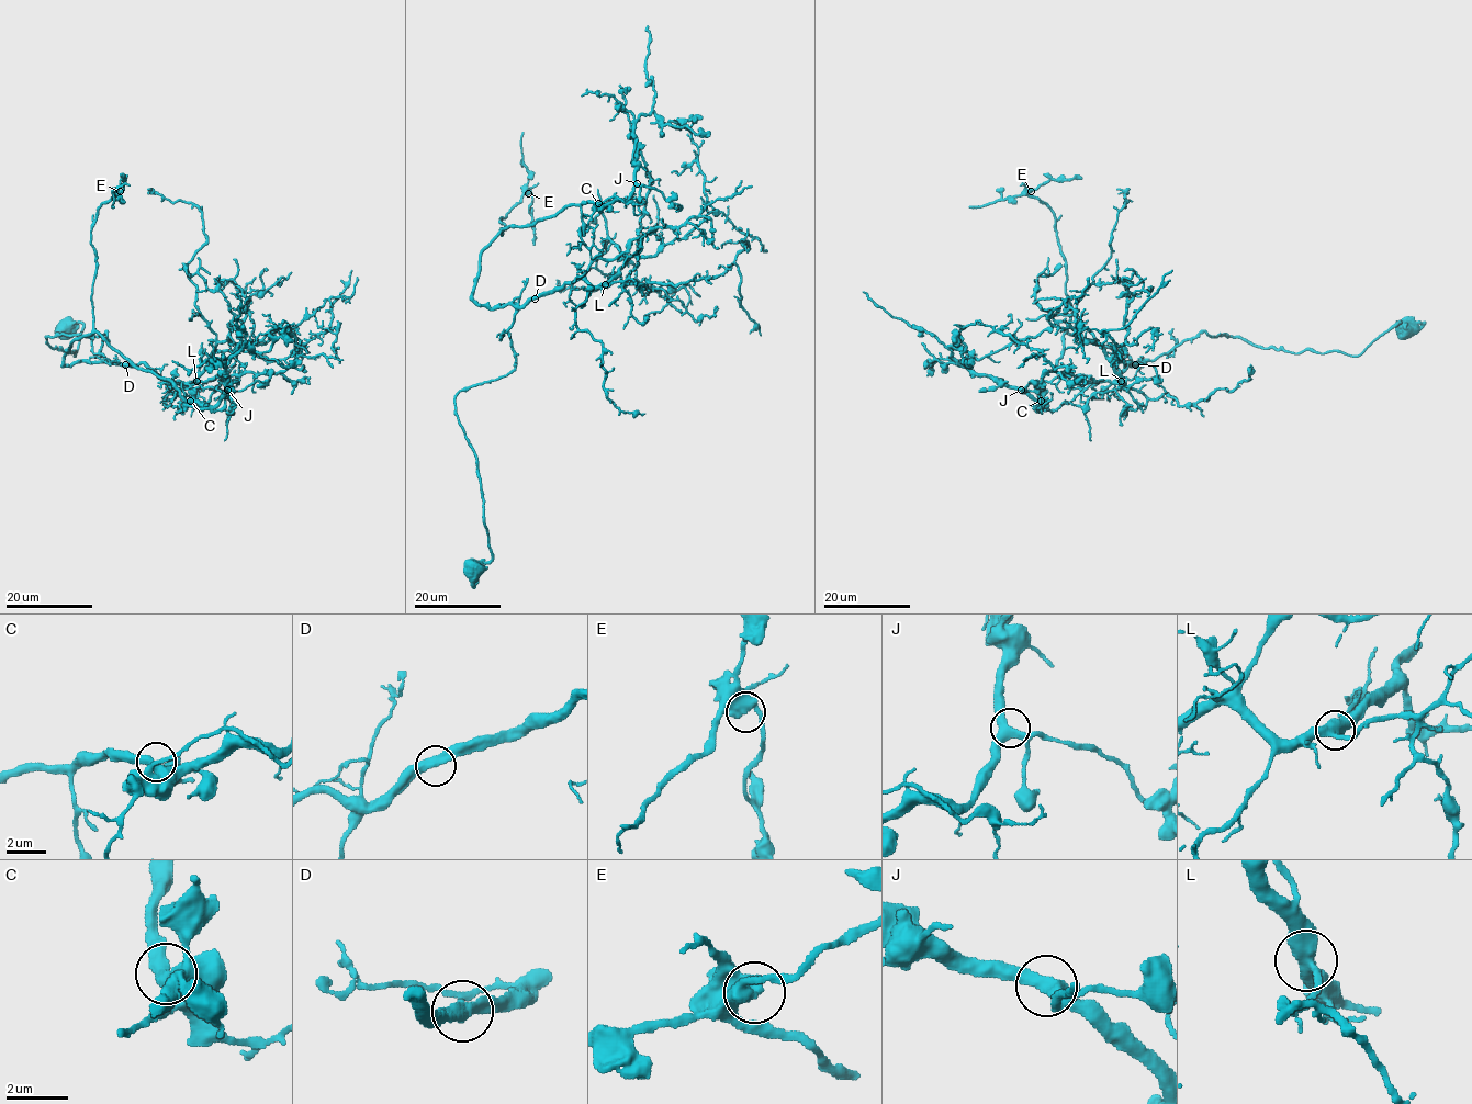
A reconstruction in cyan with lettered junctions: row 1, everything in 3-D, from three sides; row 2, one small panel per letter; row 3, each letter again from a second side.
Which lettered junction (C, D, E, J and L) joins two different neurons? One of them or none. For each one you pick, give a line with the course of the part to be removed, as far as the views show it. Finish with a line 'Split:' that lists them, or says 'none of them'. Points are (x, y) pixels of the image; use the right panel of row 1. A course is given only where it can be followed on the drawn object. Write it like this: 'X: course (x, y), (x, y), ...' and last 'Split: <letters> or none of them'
Split: none of them

